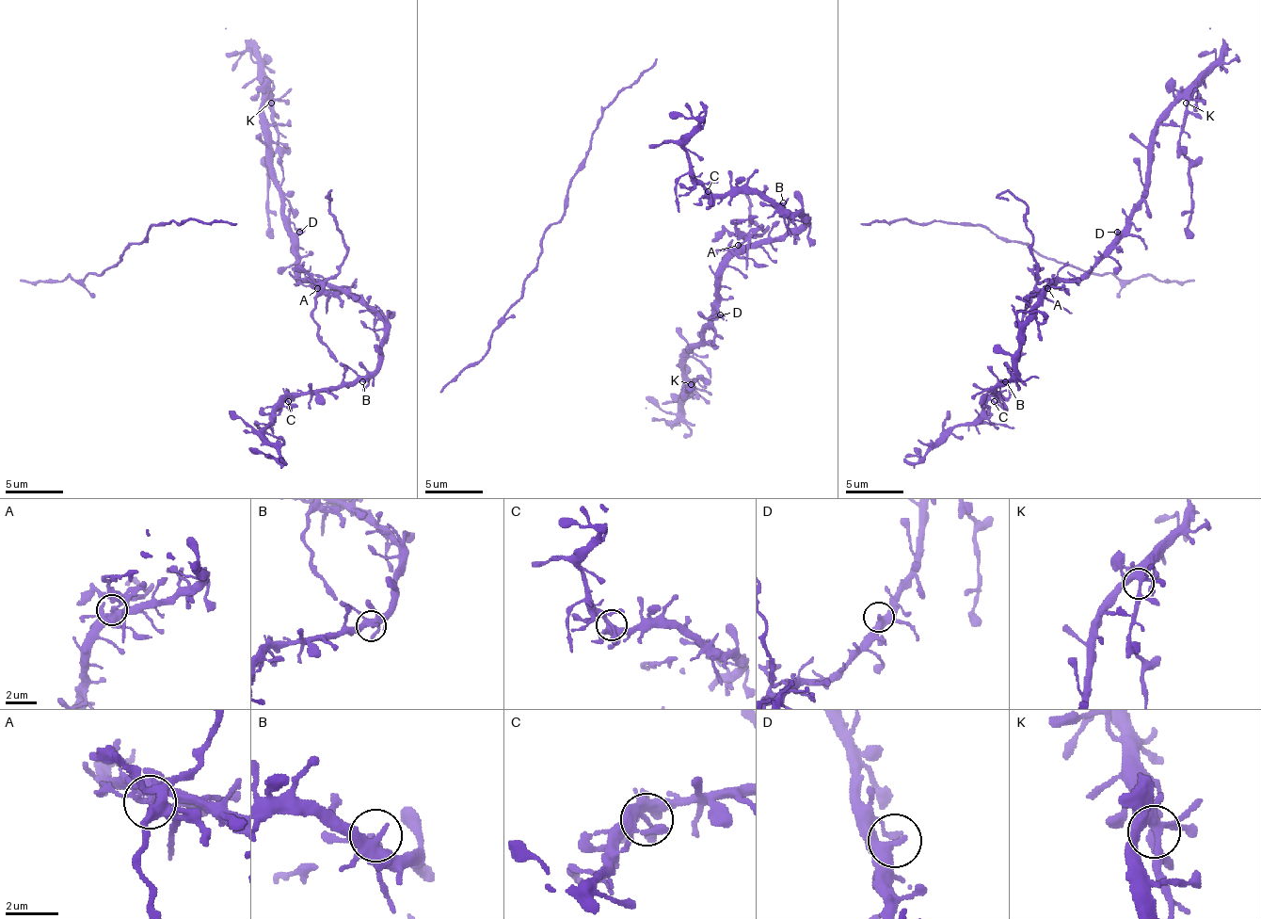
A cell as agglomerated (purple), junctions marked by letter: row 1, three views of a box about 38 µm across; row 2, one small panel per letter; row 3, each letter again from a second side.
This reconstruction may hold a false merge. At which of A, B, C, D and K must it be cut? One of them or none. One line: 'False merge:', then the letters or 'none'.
False merge: A

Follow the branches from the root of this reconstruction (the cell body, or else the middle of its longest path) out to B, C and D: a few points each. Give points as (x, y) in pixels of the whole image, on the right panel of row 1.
B: (1043, 281), (1040, 283), (1045, 286), (1043, 303), (1025, 324), (1016, 373), (1005, 381)
C: (1043, 281), (1040, 283), (1045, 286), (1045, 295), (1036, 312), (1025, 324), (1016, 370), (997, 390), (994, 401)
D: (1043, 281), (1079, 281), (1111, 249), (1117, 232)

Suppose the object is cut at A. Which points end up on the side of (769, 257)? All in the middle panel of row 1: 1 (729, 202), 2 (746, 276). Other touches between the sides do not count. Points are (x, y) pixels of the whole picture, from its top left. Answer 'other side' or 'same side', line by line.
1: same side
2: same side

